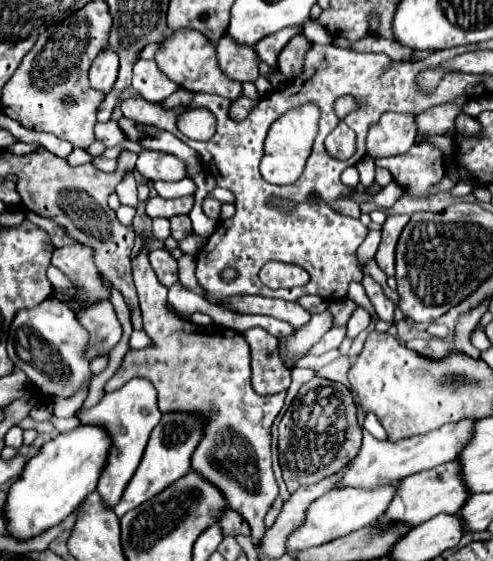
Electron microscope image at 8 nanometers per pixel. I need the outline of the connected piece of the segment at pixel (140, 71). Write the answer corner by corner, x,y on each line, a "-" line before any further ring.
137,60
133,66
133,88
151,102
161,102
179,90
167,76
163,76
155,60

